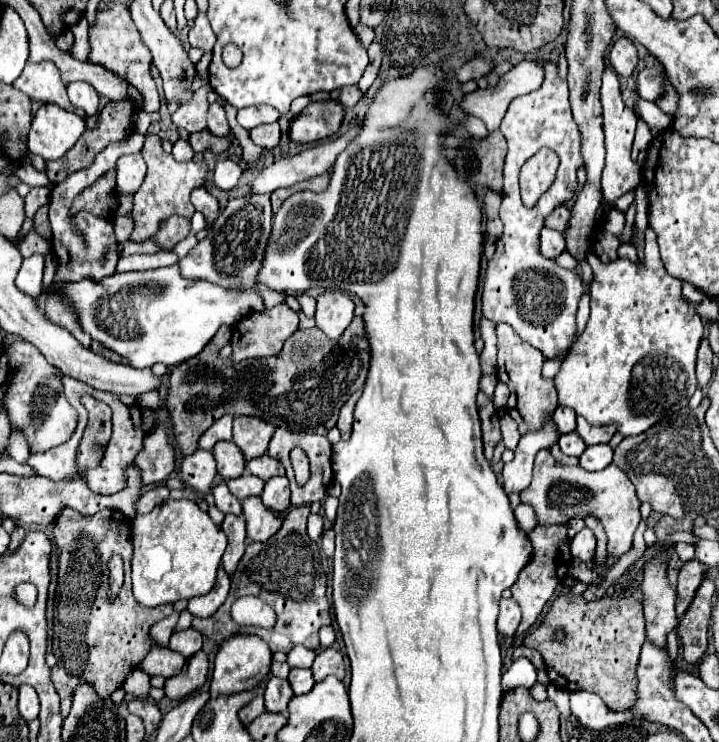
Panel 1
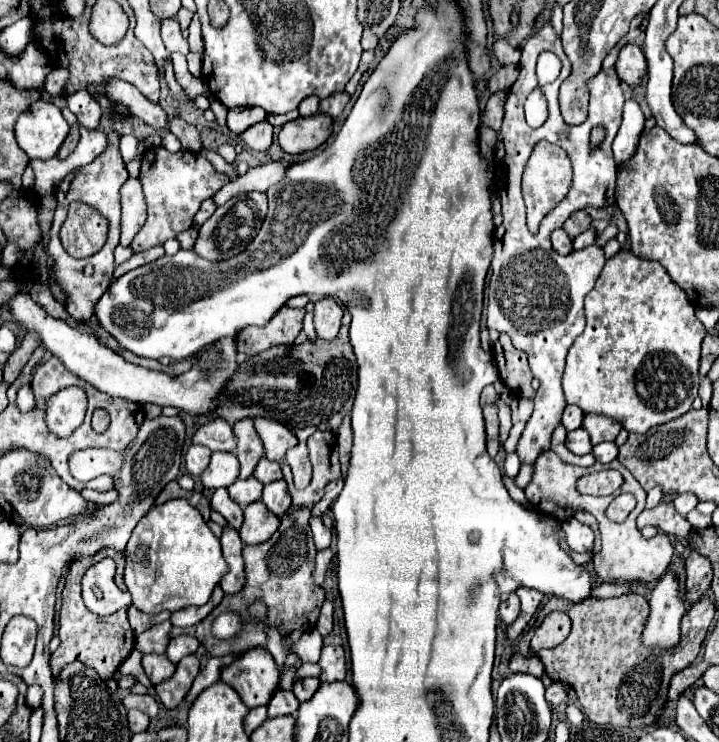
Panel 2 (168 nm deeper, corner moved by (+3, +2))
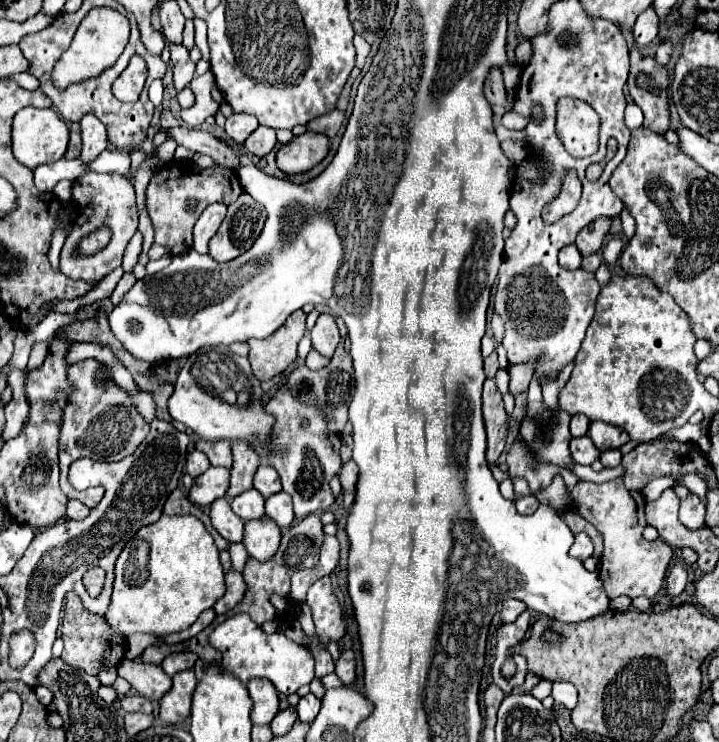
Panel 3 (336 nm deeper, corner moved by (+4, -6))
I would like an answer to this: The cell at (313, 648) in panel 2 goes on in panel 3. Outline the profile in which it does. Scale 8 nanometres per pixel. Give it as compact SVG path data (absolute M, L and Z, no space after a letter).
M233 614L223 624L219 624L213 634L209 636L209 642L221 650L223 654L223 668L237 676L243 684L247 684L253 678L267 678L273 682L279 694L295 694L301 686L311 684L313 680L313 654L307 652L307 648L295 644L281 632L265 634L261 626L257 626L249 616L245 614Z

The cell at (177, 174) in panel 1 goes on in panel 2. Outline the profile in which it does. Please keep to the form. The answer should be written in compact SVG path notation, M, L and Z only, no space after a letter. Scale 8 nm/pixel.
M150 148L142 156L140 182L144 188L144 198L148 206L146 224L134 236L130 248L132 252L142 252L152 246L160 246L166 240L174 238L178 232L192 226L192 218L200 208L200 202L208 196L214 196L230 178L214 170L214 166L194 152L180 150L178 154L168 152L166 148Z

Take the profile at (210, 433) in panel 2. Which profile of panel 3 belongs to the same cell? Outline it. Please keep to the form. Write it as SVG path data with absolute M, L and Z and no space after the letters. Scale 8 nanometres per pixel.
M199 440L197 442L197 450L201 450L211 466L223 466L223 468L231 468L231 444L227 440L217 440L217 442L207 442L207 440Z

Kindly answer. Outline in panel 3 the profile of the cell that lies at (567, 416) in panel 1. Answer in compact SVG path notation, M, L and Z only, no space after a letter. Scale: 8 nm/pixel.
M575 414L571 418L571 434L573 436L585 436L587 430L589 430L589 418L581 416L581 414Z

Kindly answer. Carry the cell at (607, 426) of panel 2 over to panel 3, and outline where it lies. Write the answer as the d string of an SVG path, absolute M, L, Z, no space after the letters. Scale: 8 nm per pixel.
M591 422L589 436L601 452L611 450L611 448L621 448L623 444L629 442L629 434L625 430L605 424L605 422Z

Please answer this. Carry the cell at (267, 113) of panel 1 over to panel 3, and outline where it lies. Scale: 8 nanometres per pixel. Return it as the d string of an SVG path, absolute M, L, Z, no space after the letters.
M233 114L233 116L227 118L225 130L227 130L229 138L235 144L243 144L247 140L247 136L257 130L257 126L259 126L259 122L255 120L255 116L249 116L249 114Z

